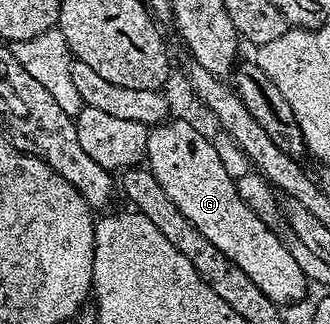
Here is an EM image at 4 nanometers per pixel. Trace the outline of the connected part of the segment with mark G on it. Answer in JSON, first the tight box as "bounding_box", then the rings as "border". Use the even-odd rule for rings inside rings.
{"bounding_box":[146,119,308,307],"border":[[[169,119],[149,132],[146,165],[151,169],[154,179],[158,179],[162,191],[170,195],[174,207],[178,207],[178,211],[182,211],[182,215],[186,215],[186,219],[190,219],[190,223],[194,223],[194,227],[198,227],[198,231],[202,231],[202,235],[206,235],[206,239],[210,239],[210,243],[214,243],[214,247],[218,247],[218,251],[222,251],[222,255],[226,255],[230,263],[241,268],[267,299],[279,307],[285,307],[307,295],[308,277],[304,274],[307,273],[305,266],[299,265],[286,246],[276,239],[274,231],[266,227],[258,215],[242,201],[236,190],[236,181],[222,167],[213,142],[194,131],[186,119]]]}

